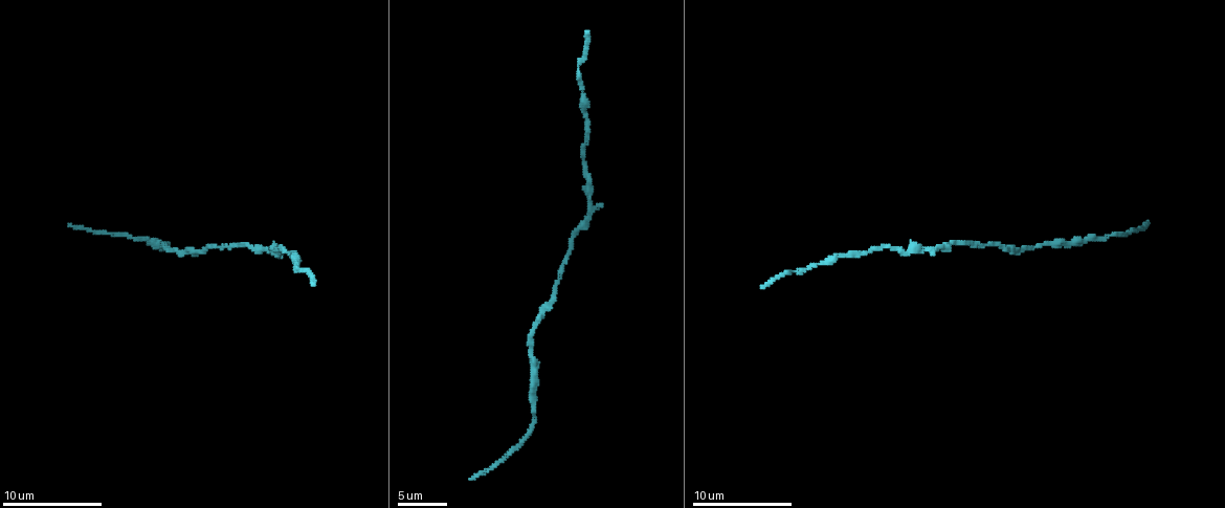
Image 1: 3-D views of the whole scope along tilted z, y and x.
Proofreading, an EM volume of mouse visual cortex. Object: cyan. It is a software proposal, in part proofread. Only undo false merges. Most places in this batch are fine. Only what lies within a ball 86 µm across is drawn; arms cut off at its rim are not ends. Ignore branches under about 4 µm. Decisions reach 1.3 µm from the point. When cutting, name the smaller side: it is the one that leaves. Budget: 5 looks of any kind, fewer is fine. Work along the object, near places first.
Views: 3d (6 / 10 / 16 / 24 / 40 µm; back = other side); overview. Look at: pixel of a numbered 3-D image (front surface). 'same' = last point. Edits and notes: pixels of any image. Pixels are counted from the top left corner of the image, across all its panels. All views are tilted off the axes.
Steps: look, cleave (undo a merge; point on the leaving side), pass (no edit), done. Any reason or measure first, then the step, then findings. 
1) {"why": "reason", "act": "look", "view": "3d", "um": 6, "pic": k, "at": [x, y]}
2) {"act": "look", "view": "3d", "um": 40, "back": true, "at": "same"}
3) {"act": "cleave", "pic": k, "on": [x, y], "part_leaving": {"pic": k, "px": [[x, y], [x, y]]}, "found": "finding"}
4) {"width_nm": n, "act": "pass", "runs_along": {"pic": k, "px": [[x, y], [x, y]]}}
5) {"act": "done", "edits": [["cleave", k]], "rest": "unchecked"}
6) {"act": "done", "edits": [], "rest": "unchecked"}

{"why": "a narrow waist", "act": "look", "view": "3d", "um": 10, "pic": 1, "at": [584, 113]}

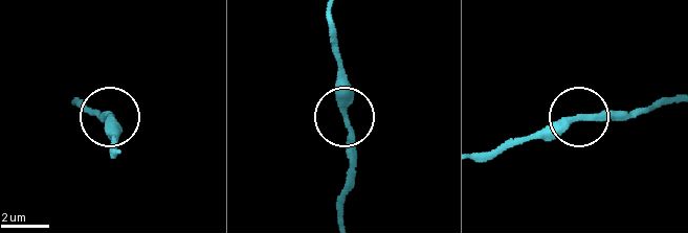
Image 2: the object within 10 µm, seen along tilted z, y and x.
{"act": "pass", "found": "all the same neuron"}

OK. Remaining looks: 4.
{"why": "three-way junction", "act": "look", "view": "3d", "um": 10, "pic": 1, "at": [588, 205]}

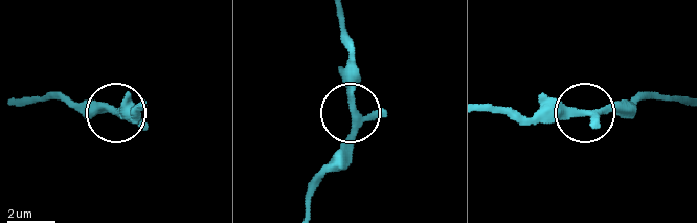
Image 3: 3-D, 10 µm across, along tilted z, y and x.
{"act": "pass", "runs_along": {"pic": 3, "px": [[682, 101], [626, 98], [582, 115], [516, 120]]}, "found": "one neuron here"}

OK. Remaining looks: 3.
{"act": "look", "view": "3d", "um": 10, "pic": 1, "at": [563, 268]}

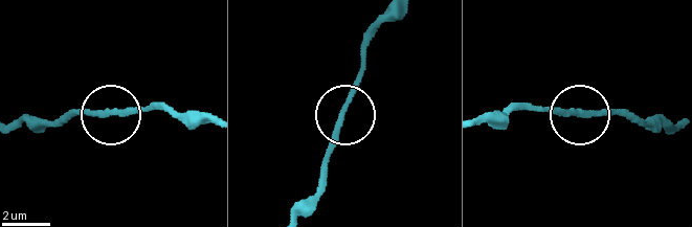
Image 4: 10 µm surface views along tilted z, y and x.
{"act": "pass", "runs_along": {"pic": 4, "px": [[341, 111], [328, 173]]}, "found": "continuous, no second neuron"}

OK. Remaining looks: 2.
{"act": "done", "edits": [], "rest": "unchecked"}

